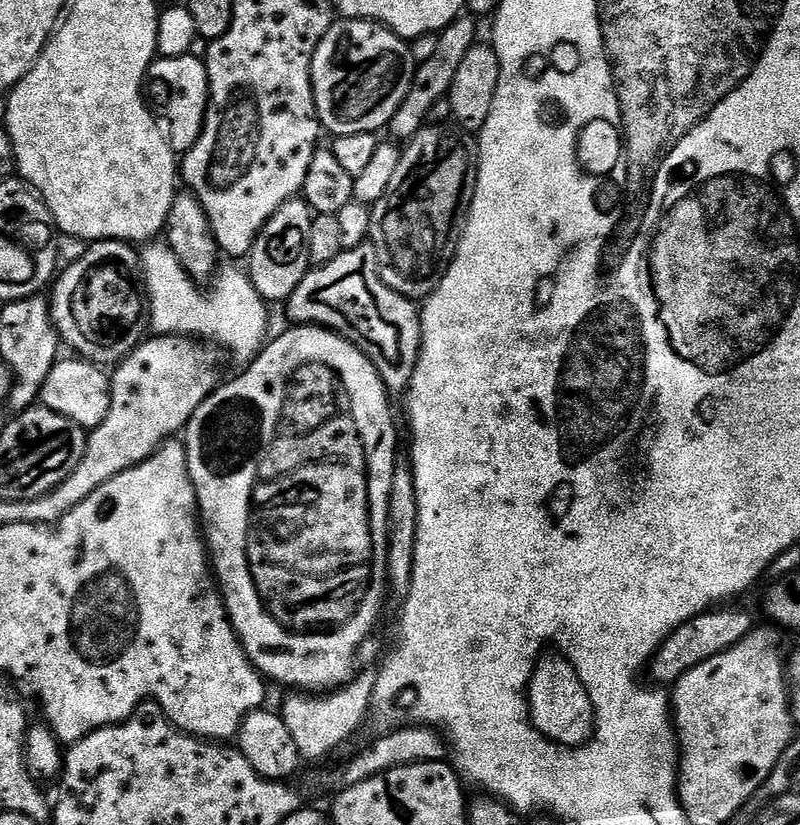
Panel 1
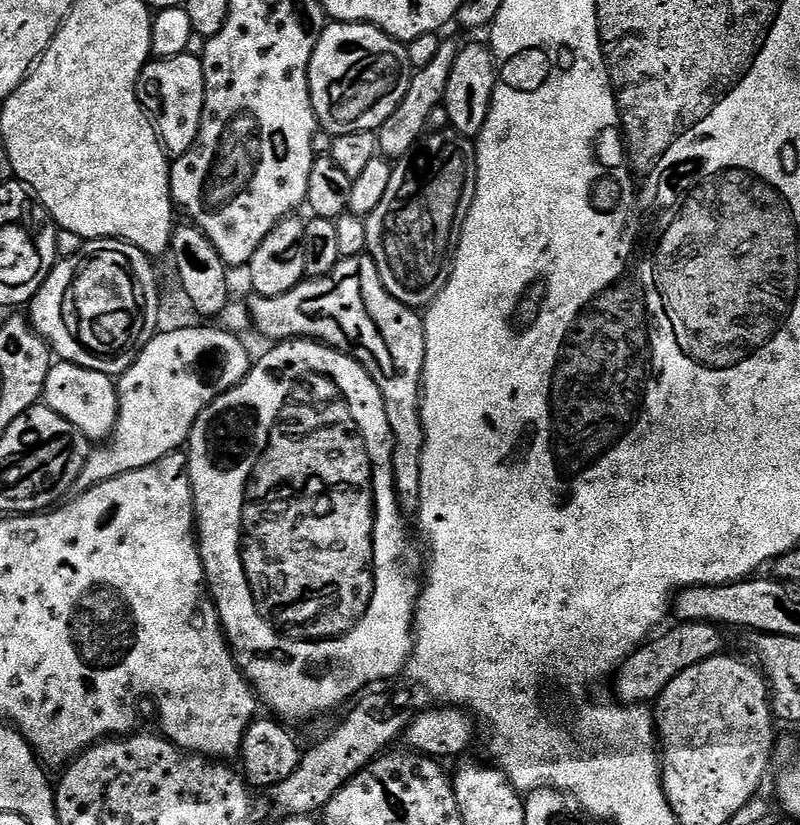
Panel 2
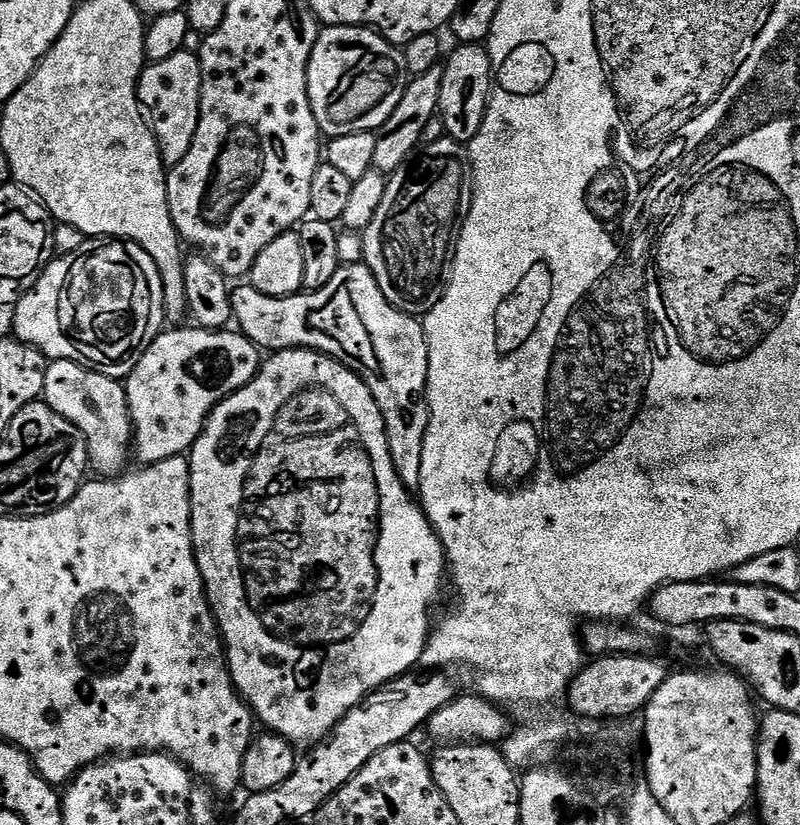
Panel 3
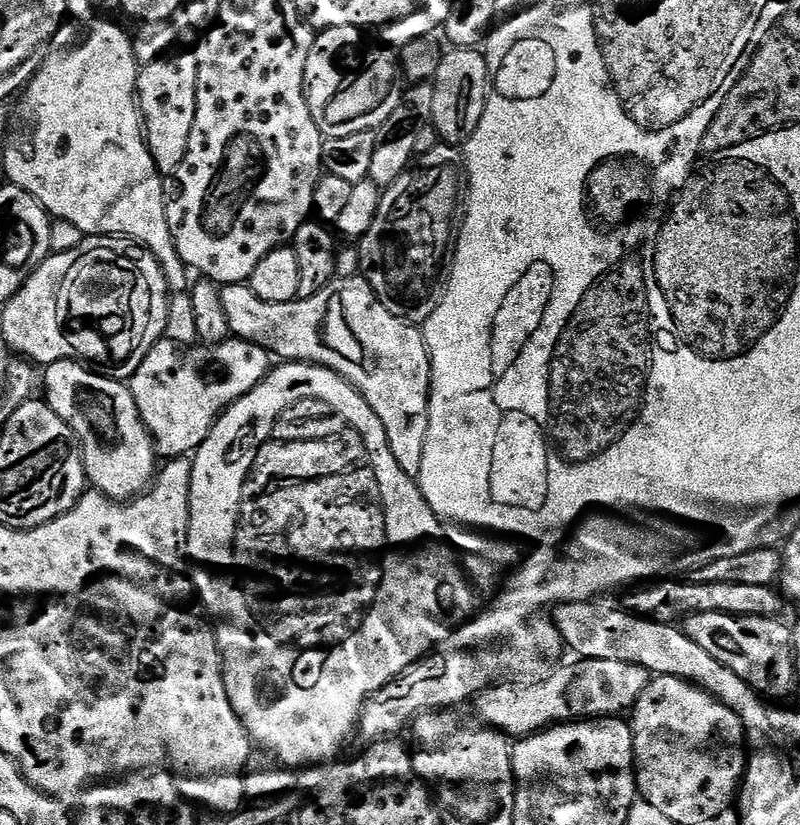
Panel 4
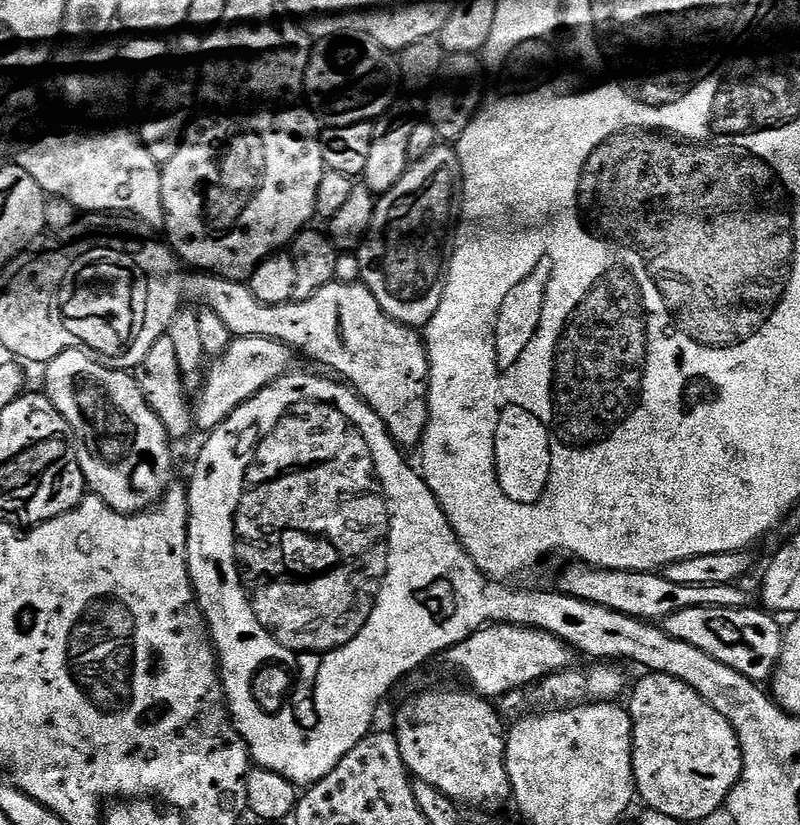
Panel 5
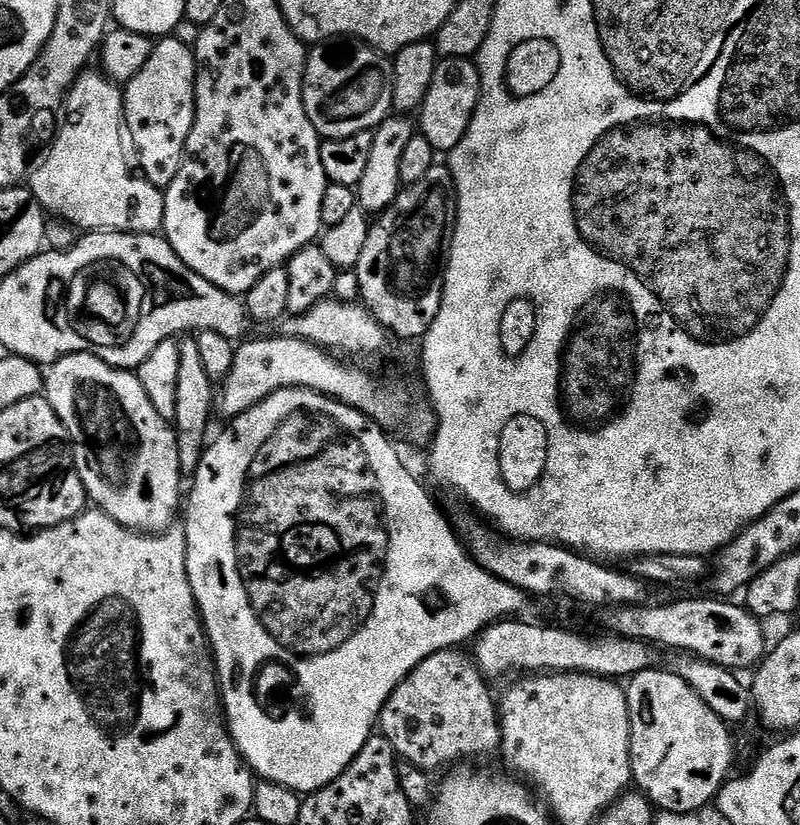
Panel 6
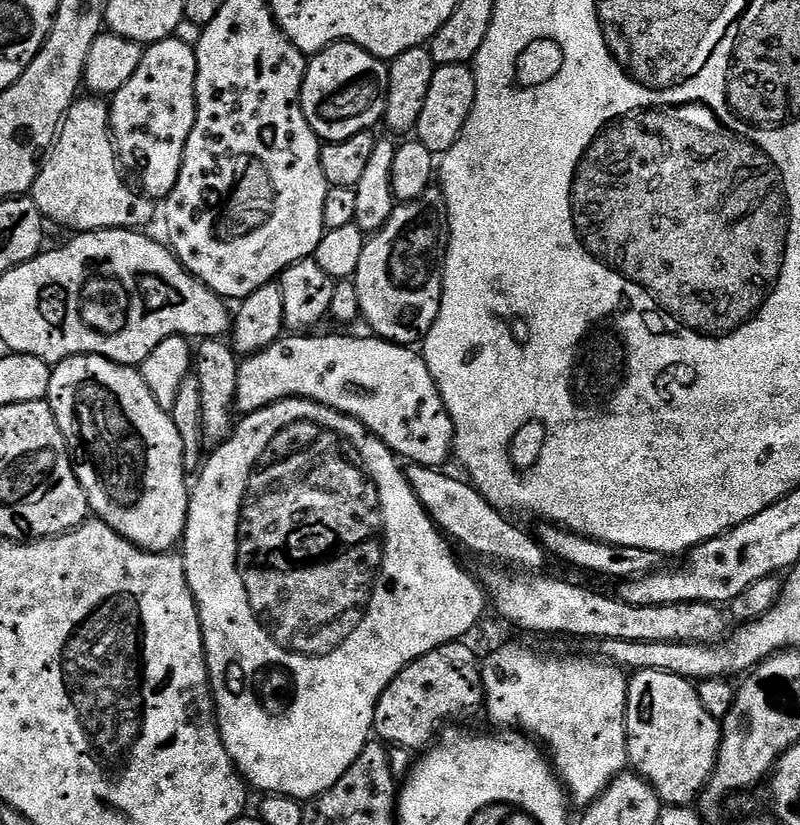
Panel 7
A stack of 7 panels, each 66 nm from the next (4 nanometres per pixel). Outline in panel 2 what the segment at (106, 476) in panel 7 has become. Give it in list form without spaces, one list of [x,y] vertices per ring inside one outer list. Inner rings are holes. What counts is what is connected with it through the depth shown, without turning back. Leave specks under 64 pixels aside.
[[[53,363],[46,378],[43,403],[62,418],[66,418],[66,422],[78,426],[78,430],[82,430],[82,434],[89,442],[107,441],[116,429],[118,418],[116,384],[113,377],[98,370],[86,370],[77,364]]]

